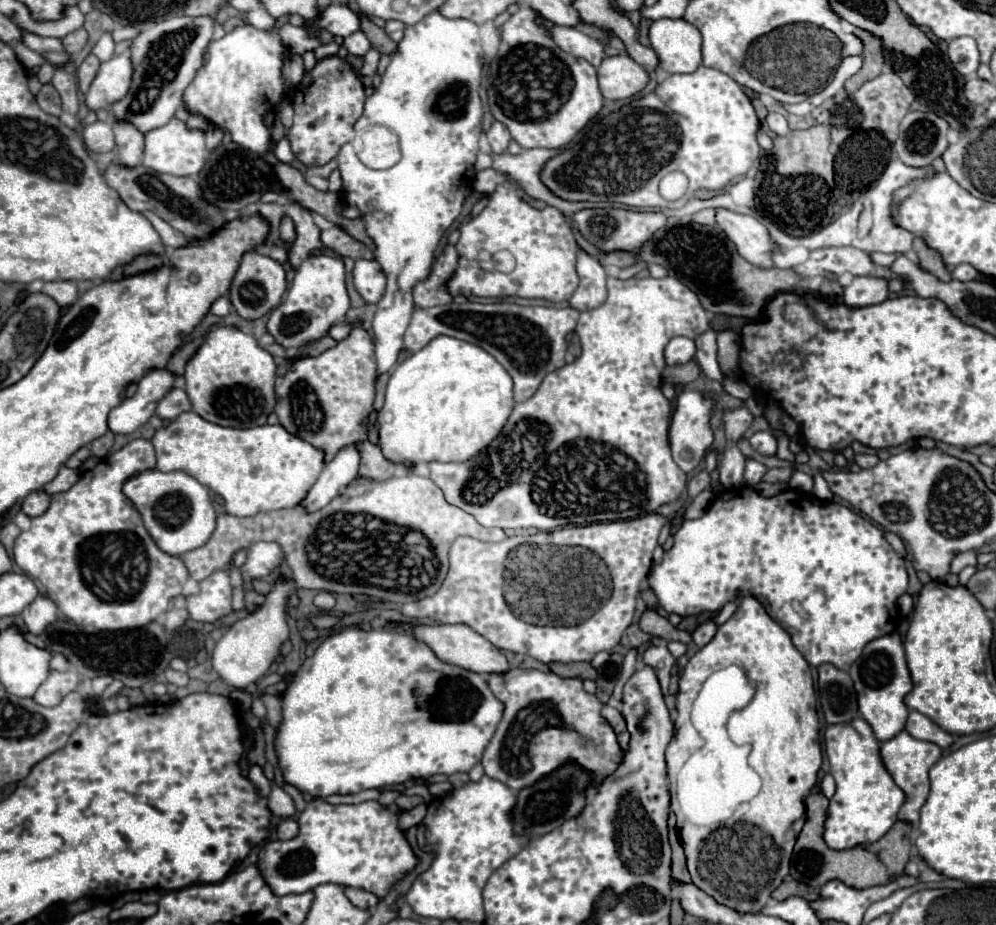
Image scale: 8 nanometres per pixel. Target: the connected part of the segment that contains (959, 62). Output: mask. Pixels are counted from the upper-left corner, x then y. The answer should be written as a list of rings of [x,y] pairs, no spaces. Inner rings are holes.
[[[956,38],[948,44],[948,58],[962,76],[970,76],[980,66],[980,56],[974,38]]]

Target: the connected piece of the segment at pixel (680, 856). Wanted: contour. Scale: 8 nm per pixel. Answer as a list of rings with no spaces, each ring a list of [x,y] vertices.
[[[671,810],[668,812],[668,828],[672,850],[672,878],[682,880],[682,882],[690,882],[690,874],[686,868],[686,856],[684,856],[684,849],[676,827],[676,817]]]

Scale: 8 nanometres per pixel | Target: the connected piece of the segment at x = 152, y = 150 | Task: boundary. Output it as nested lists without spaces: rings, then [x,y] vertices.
[[[172,118],[168,124],[150,130],[146,136],[146,148],[144,148],[144,158],[142,164],[146,168],[152,168],[156,172],[172,174],[172,176],[194,176],[198,174],[208,158],[206,144],[204,144],[204,132],[202,130],[188,130],[184,122],[178,118]]]

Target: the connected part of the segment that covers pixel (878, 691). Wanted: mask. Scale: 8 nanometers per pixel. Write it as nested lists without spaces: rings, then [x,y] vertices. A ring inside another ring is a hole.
[[[898,632],[872,640],[864,648],[864,654],[850,666],[848,674],[856,686],[860,714],[872,726],[876,738],[880,742],[886,742],[886,740],[894,738],[898,732],[902,732],[906,718],[908,718],[908,708],[904,704],[904,696],[914,688],[914,684],[912,684],[912,678],[910,678],[908,666],[906,666],[904,646],[902,646]]]

